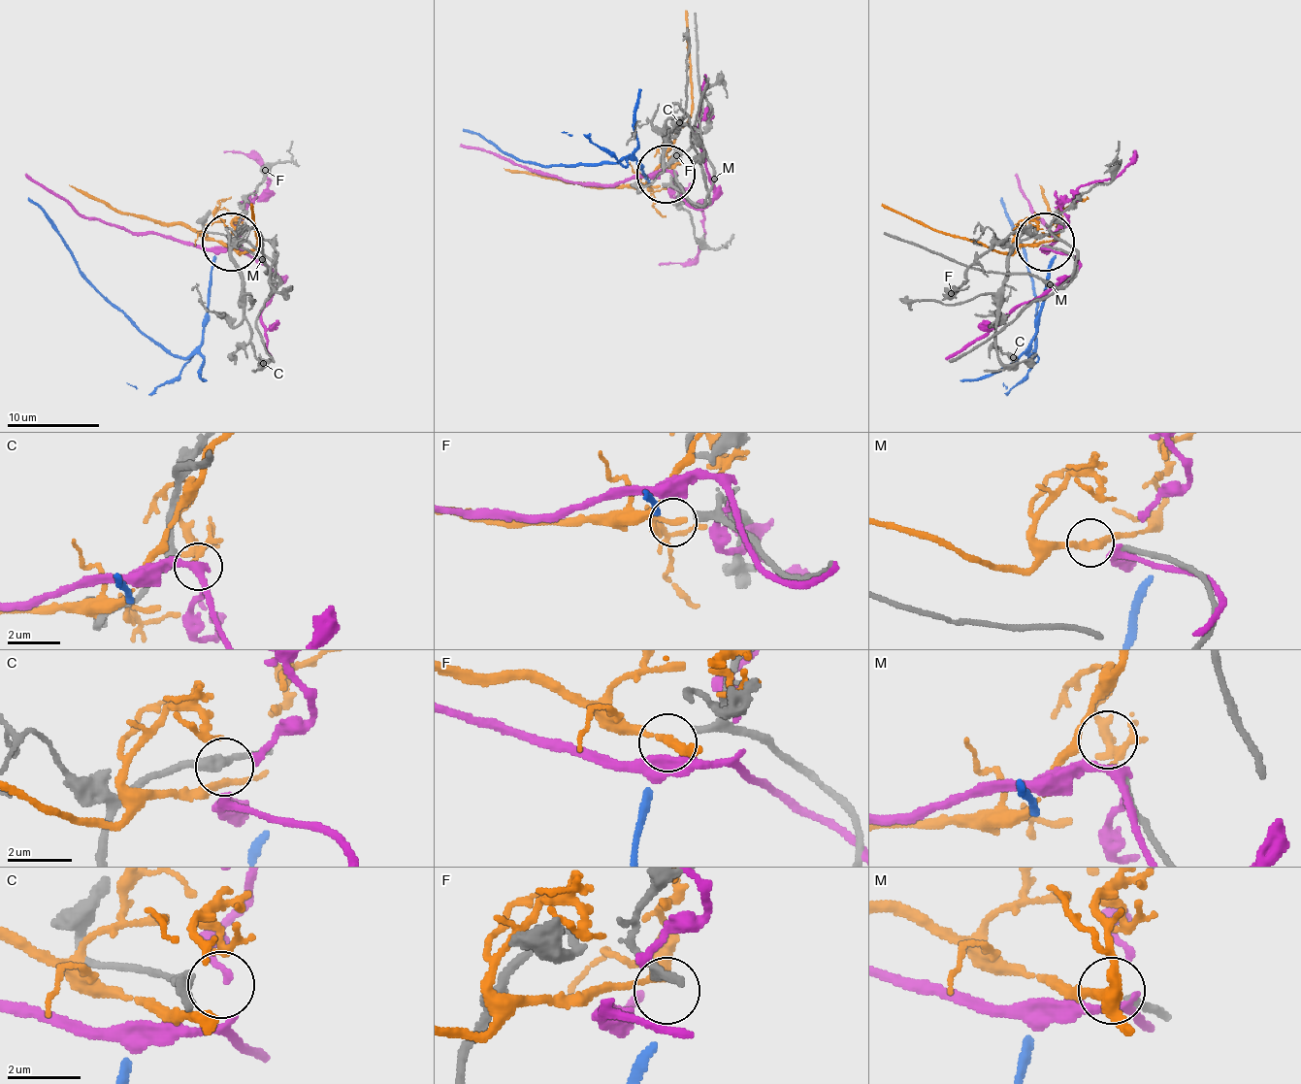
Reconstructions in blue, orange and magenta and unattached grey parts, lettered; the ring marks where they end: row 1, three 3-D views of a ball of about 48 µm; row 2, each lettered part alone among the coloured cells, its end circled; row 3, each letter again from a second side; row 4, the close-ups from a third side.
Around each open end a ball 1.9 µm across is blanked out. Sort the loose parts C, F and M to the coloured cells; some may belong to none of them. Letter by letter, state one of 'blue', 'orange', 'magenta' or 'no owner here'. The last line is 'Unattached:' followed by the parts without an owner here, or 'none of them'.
C: magenta
F: no owner here
M: orange
Unattached: F

